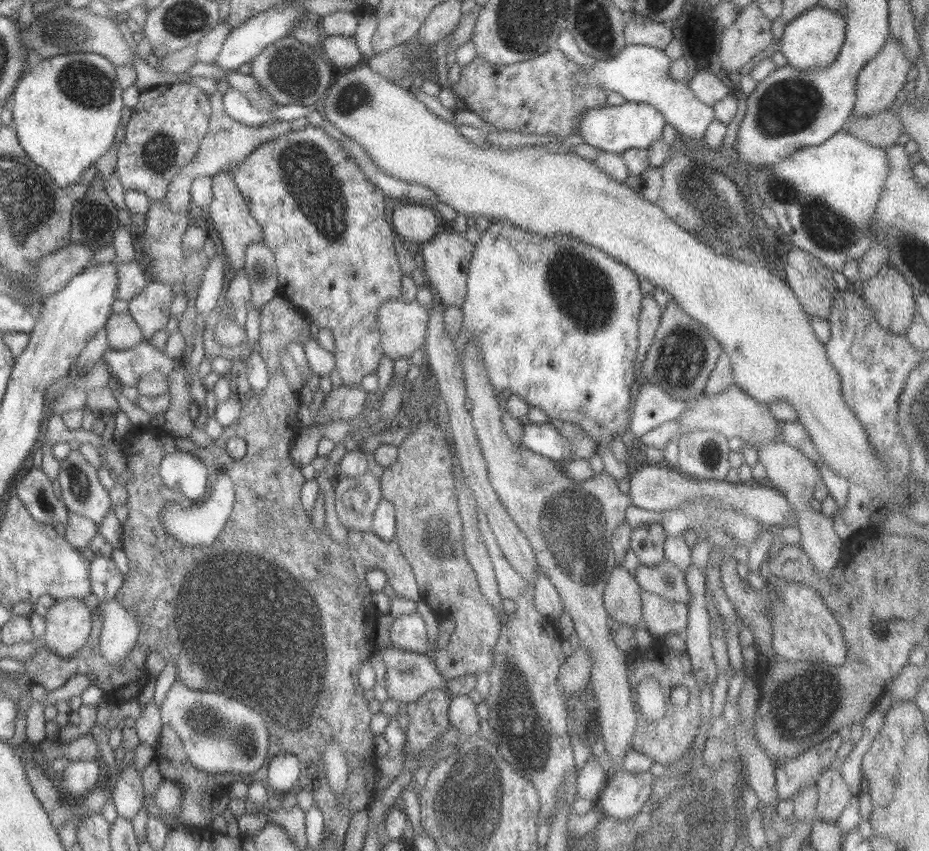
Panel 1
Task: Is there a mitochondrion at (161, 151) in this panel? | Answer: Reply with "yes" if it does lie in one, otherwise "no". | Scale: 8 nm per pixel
yes

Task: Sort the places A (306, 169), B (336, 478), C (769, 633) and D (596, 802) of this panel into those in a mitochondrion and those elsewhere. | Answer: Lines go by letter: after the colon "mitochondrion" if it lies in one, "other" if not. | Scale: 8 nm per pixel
A: mitochondrion
B: other
C: other
D: other

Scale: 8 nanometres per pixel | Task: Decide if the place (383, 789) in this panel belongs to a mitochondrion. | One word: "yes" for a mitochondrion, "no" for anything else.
no

